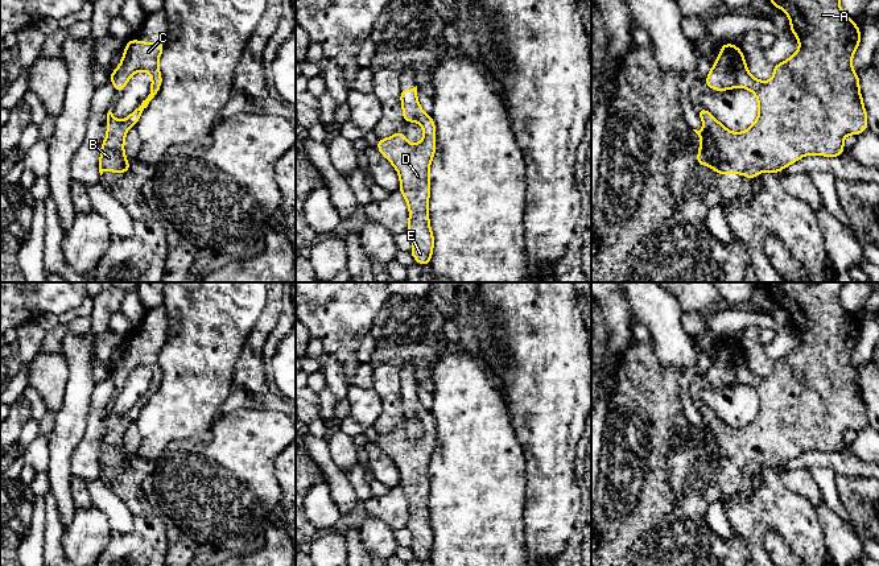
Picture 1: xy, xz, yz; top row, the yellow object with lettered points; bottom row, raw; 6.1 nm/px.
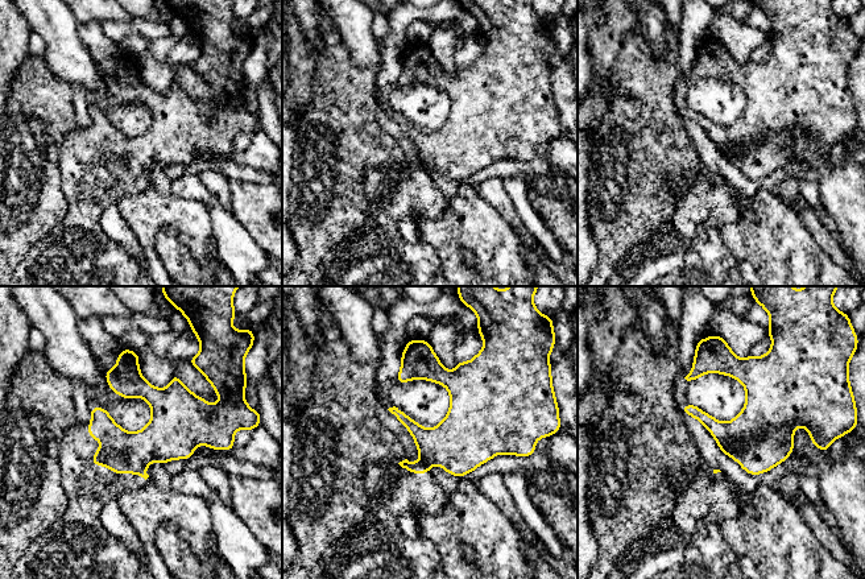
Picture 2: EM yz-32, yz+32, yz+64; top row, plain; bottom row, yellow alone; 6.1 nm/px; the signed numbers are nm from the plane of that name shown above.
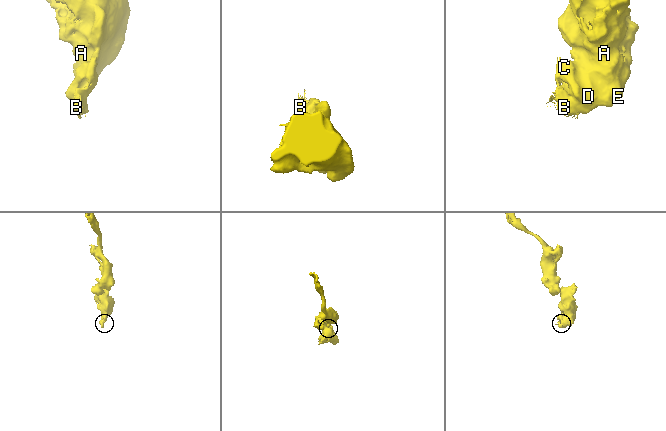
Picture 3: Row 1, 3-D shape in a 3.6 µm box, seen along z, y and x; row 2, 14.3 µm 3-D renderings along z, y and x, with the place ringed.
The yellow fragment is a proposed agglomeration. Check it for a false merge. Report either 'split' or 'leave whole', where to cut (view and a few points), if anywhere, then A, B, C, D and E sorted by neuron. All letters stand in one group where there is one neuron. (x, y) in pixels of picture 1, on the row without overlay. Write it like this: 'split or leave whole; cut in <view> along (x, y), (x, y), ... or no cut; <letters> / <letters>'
leave whole; no cut; A B C D E

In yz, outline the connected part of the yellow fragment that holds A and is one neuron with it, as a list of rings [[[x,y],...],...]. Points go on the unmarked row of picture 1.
[[[765,282],[773,303],[783,303],[791,317],[791,327],[797,332],[800,344],[787,356],[773,360],[773,372],[768,377],[754,373],[746,360],[742,346],[723,338],[715,359],[705,379],[715,387],[742,383],[755,389],[759,409],[755,418],[746,426],[734,429],[722,421],[706,404],[697,405],[703,418],[703,426],[693,425],[701,434],[697,459],[711,462],[717,470],[744,470],[752,476],[760,467],[779,468],[788,460],[808,450],[841,453],[846,430],[861,430],[868,424],[867,409],[859,385],[859,372],[851,362],[851,354],[861,339],[859,322],[846,311],[839,301],[839,293],[846,282]]]

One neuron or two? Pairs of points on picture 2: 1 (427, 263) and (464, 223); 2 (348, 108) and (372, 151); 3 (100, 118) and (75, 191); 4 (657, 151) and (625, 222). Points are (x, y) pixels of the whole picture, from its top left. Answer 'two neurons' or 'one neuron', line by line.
1: two neurons
2: one neuron
3: one neuron
4: one neuron

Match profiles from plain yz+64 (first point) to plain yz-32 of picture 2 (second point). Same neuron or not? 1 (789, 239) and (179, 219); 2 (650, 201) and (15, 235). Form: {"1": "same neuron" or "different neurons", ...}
{"1": "same neuron", "2": "same neuron"}

